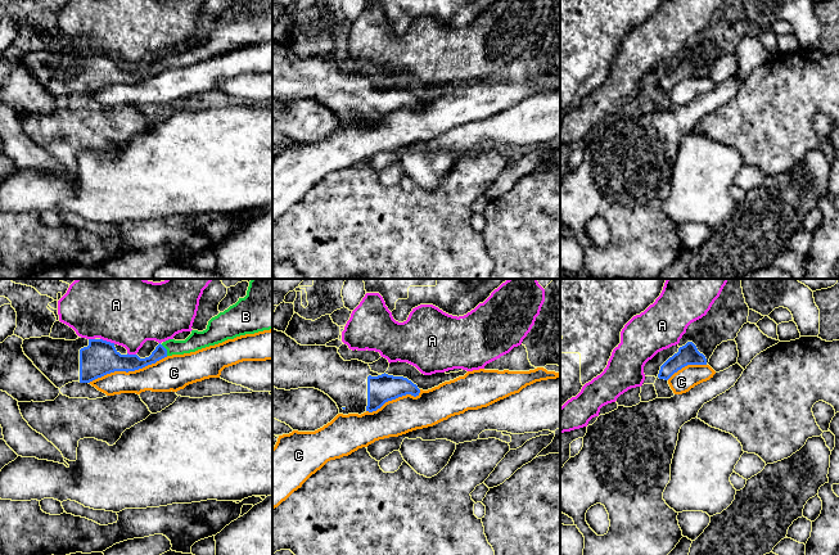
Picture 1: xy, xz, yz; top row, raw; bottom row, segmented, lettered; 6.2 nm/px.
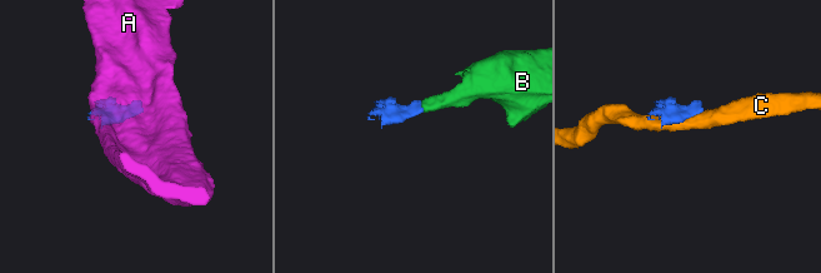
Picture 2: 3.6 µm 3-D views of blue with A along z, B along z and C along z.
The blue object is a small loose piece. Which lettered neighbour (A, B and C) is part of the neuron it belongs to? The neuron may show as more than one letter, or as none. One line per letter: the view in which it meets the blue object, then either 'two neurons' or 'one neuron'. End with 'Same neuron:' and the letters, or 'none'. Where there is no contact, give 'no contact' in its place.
A: xy | two neurons
B: xy | one neuron
C: xy | two neurons
Same neuron: B

